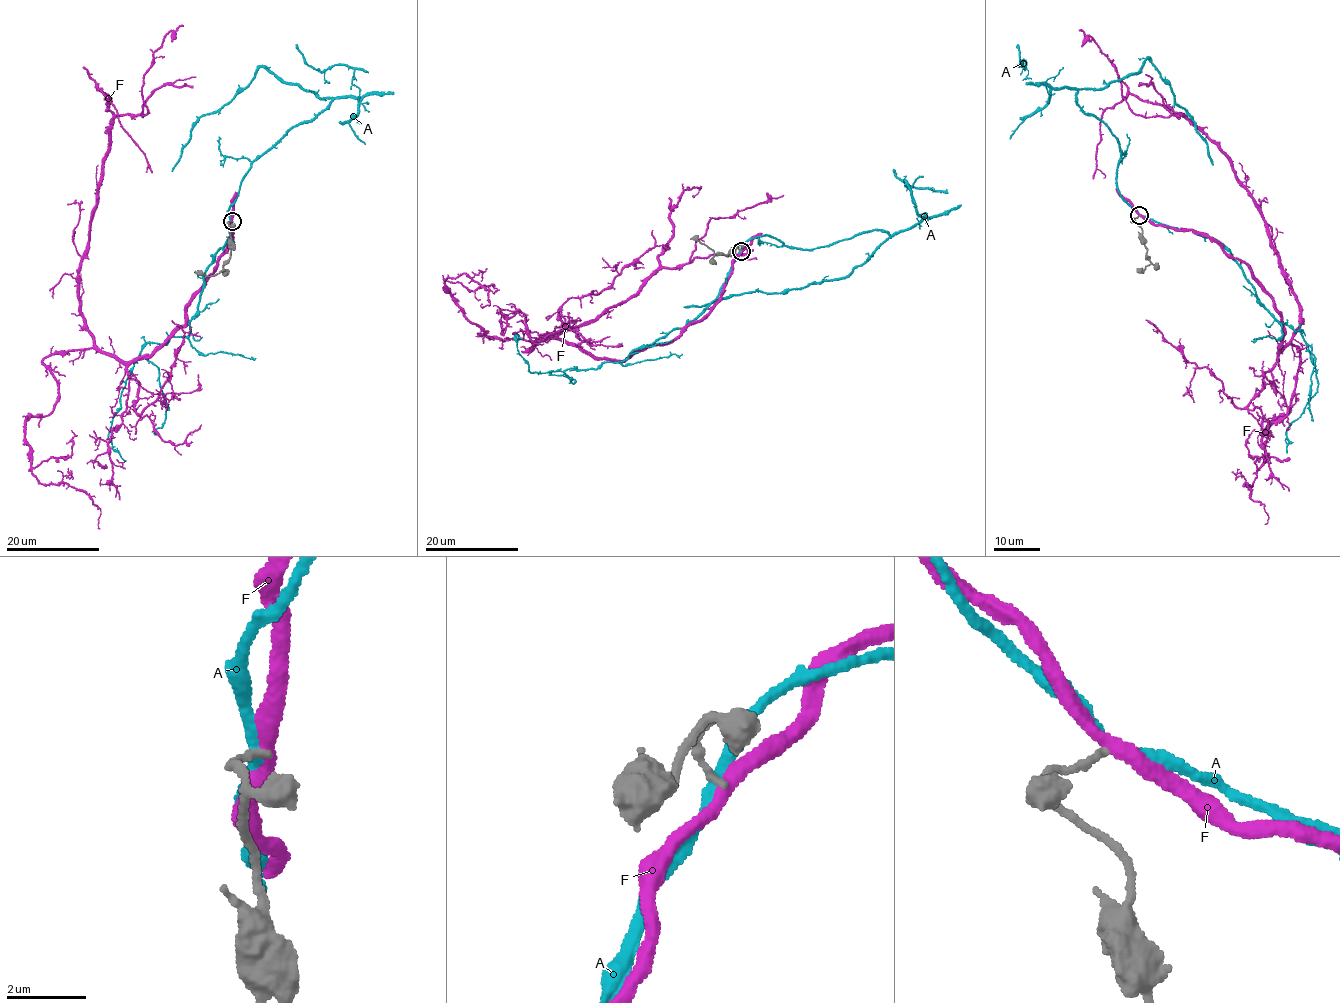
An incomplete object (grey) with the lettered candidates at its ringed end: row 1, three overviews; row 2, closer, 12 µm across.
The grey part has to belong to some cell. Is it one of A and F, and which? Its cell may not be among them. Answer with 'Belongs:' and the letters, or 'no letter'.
Belongs: no letter

